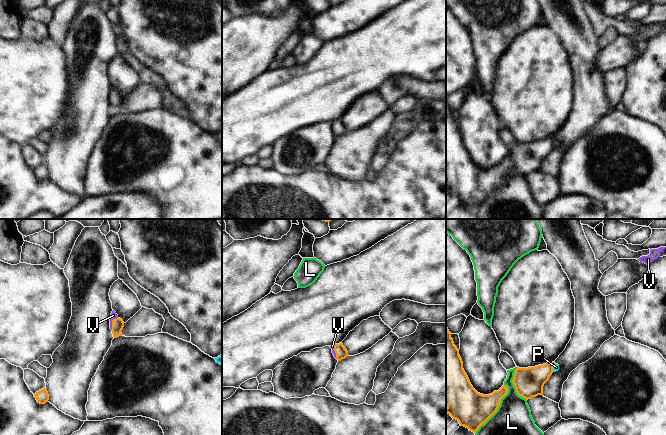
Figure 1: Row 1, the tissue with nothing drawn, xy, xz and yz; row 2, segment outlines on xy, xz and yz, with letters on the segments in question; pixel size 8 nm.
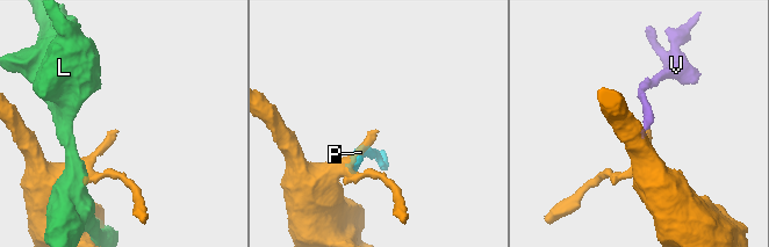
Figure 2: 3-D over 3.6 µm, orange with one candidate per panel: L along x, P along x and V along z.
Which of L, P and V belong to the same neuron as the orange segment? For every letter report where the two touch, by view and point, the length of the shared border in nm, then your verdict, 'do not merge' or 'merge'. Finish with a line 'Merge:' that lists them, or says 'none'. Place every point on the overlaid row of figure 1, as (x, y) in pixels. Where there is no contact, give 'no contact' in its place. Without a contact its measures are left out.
L: contact yz (497, 408); length 460 nm; do not merge
P: contact yz (552, 367); length 80 nm; do not merge
V: contact xy (112, 322); length 120 nm; merge
Merge: V

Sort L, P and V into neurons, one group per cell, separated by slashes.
L / P / V

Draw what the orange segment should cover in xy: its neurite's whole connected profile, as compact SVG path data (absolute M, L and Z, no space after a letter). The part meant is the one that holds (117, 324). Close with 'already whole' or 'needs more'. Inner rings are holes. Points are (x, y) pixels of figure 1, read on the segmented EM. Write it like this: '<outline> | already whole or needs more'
M113 310L110 316L110 329L112 330L112 334L114 338L122 336L122 329L124 327L124 322L122 319L118 317L116 312Z | needs more

